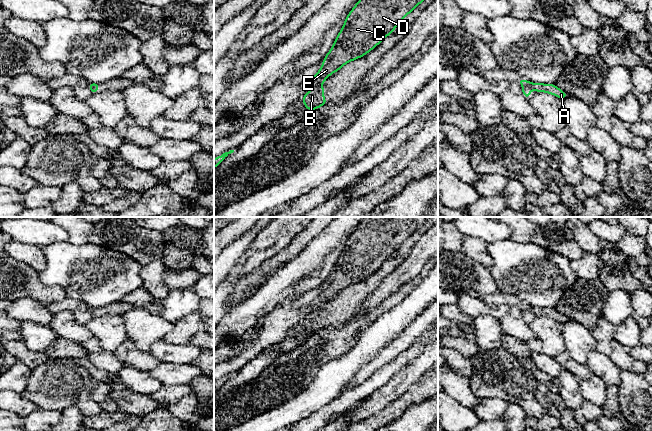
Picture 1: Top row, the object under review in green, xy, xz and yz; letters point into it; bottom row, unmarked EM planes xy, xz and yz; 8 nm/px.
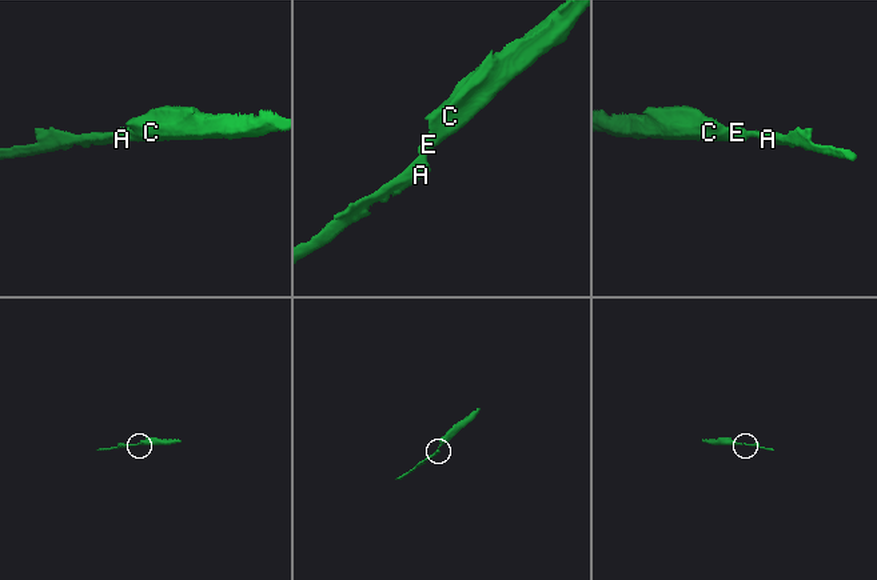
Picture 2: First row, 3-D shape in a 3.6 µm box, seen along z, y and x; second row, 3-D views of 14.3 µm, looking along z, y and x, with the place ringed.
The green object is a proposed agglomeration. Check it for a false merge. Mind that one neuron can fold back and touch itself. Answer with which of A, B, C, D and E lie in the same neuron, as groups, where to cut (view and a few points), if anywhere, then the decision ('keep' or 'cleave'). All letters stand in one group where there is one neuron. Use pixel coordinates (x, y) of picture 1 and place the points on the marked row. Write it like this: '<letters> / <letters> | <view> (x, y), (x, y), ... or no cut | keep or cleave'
A B / C D E | xz (320, 84), (312, 87) | cleave

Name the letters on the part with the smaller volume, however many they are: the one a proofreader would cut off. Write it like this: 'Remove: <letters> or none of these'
Remove: A, B

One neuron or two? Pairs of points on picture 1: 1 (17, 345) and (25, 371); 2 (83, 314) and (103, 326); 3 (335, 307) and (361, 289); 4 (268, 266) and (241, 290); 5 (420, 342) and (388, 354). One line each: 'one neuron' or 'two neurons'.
1: two neurons
2: two neurons
3: one neuron
4: one neuron
5: two neurons

